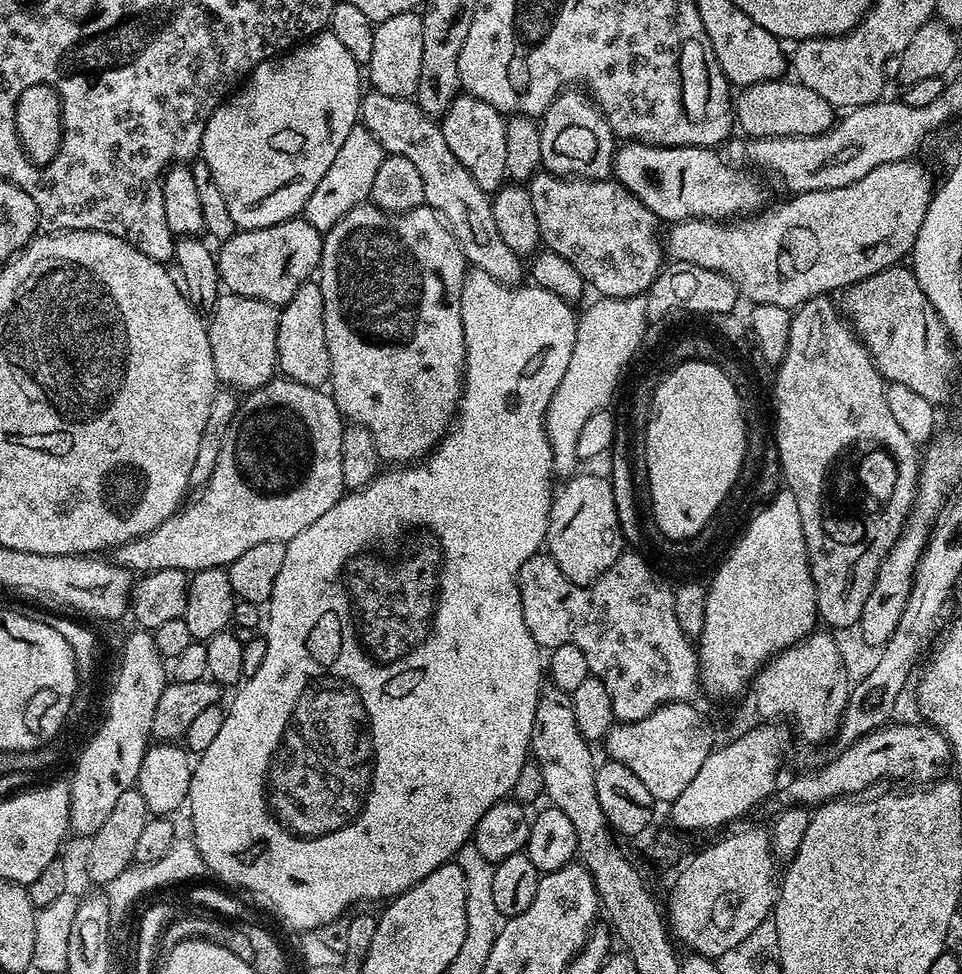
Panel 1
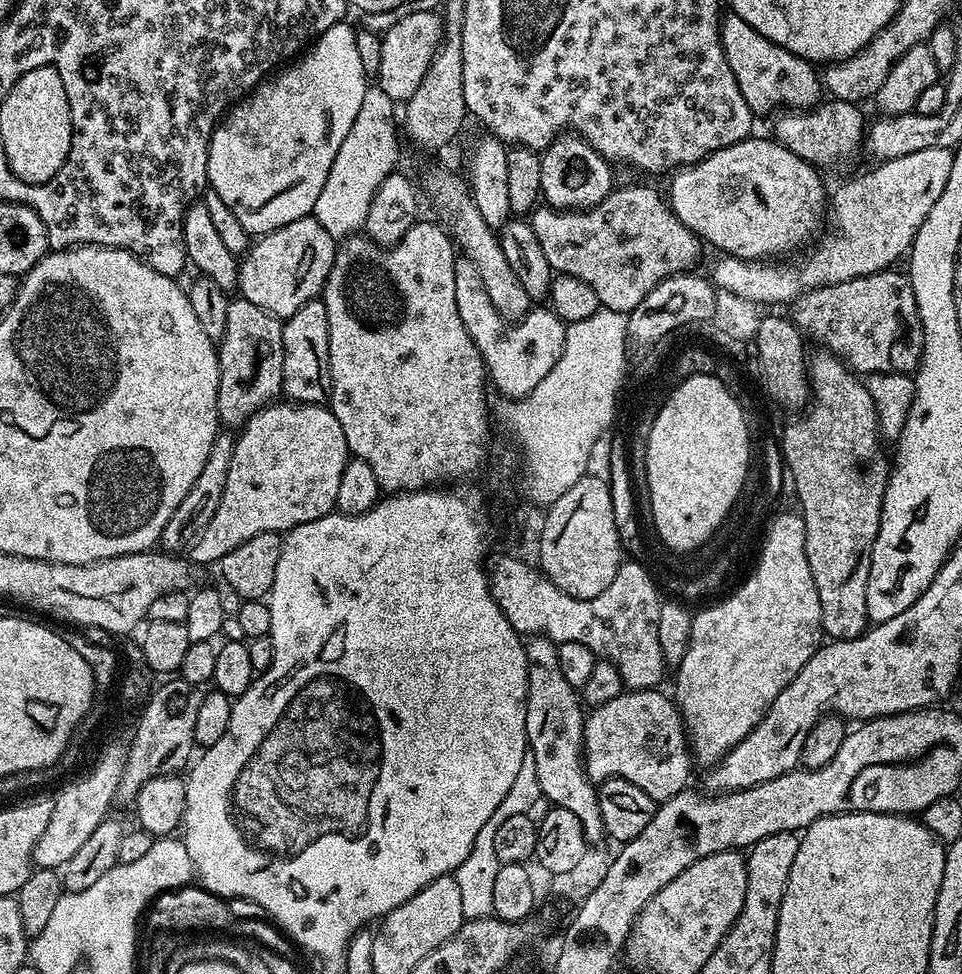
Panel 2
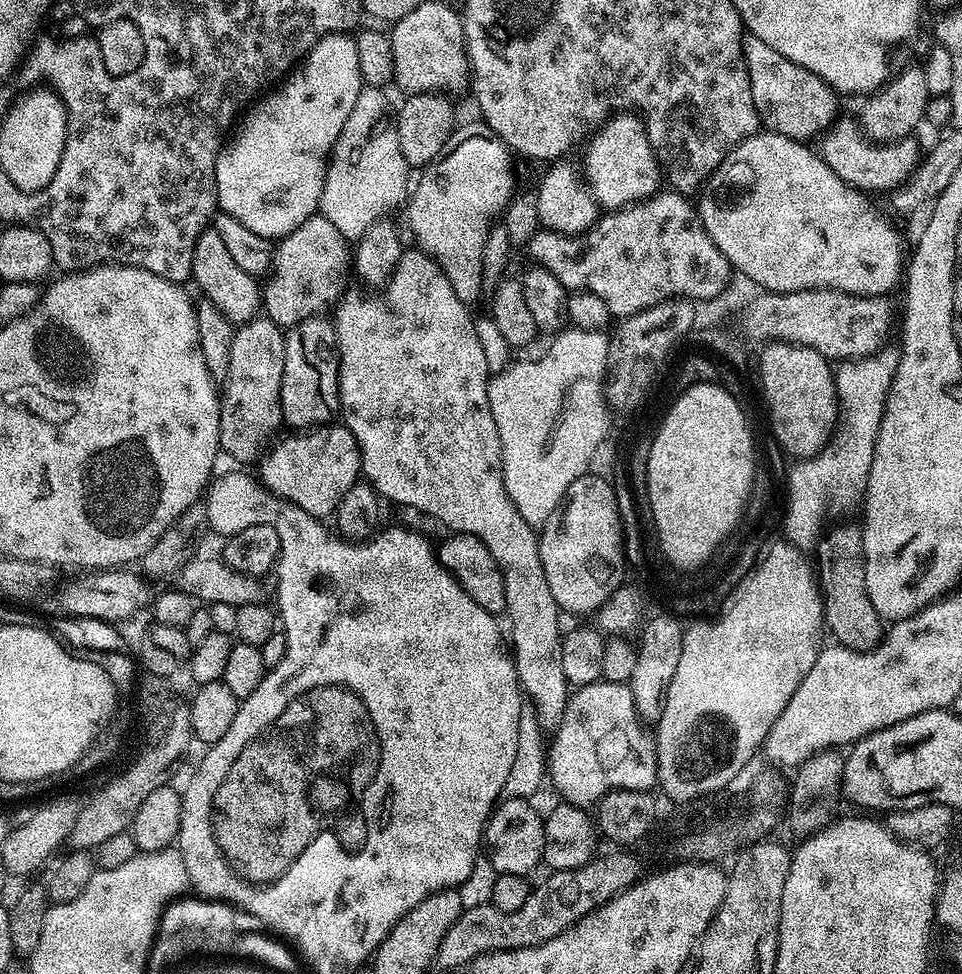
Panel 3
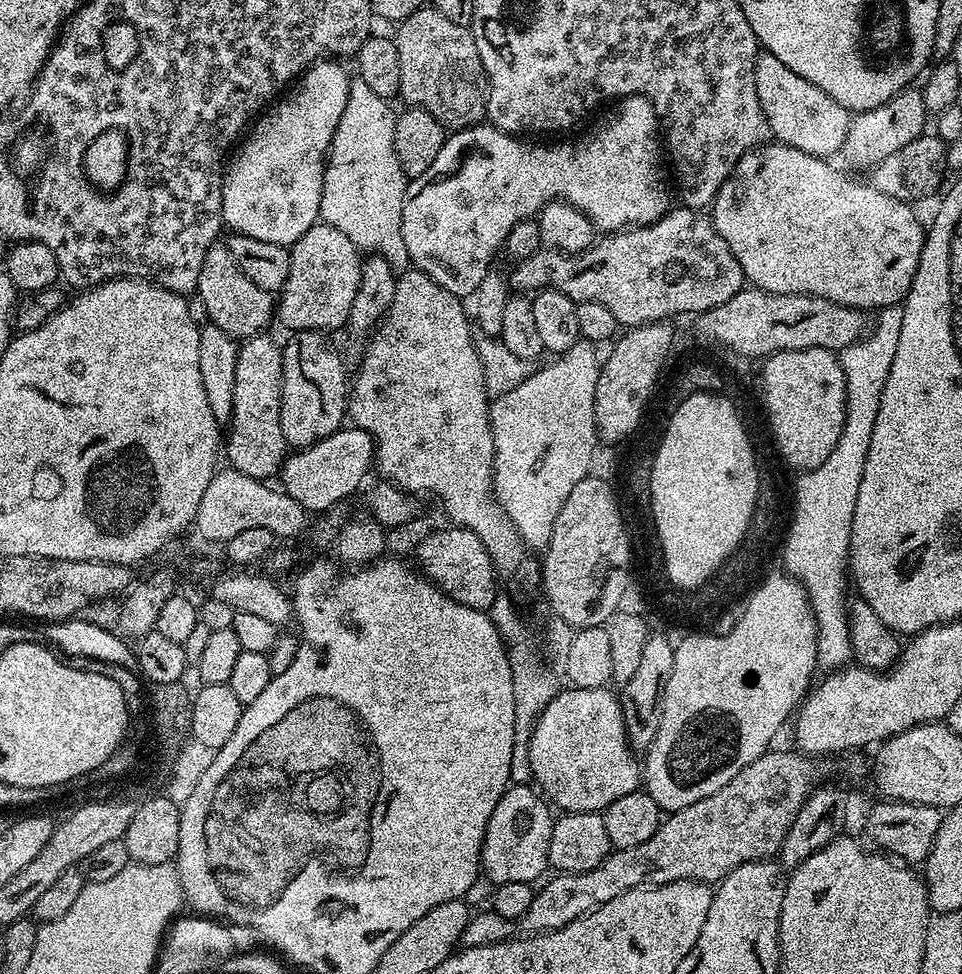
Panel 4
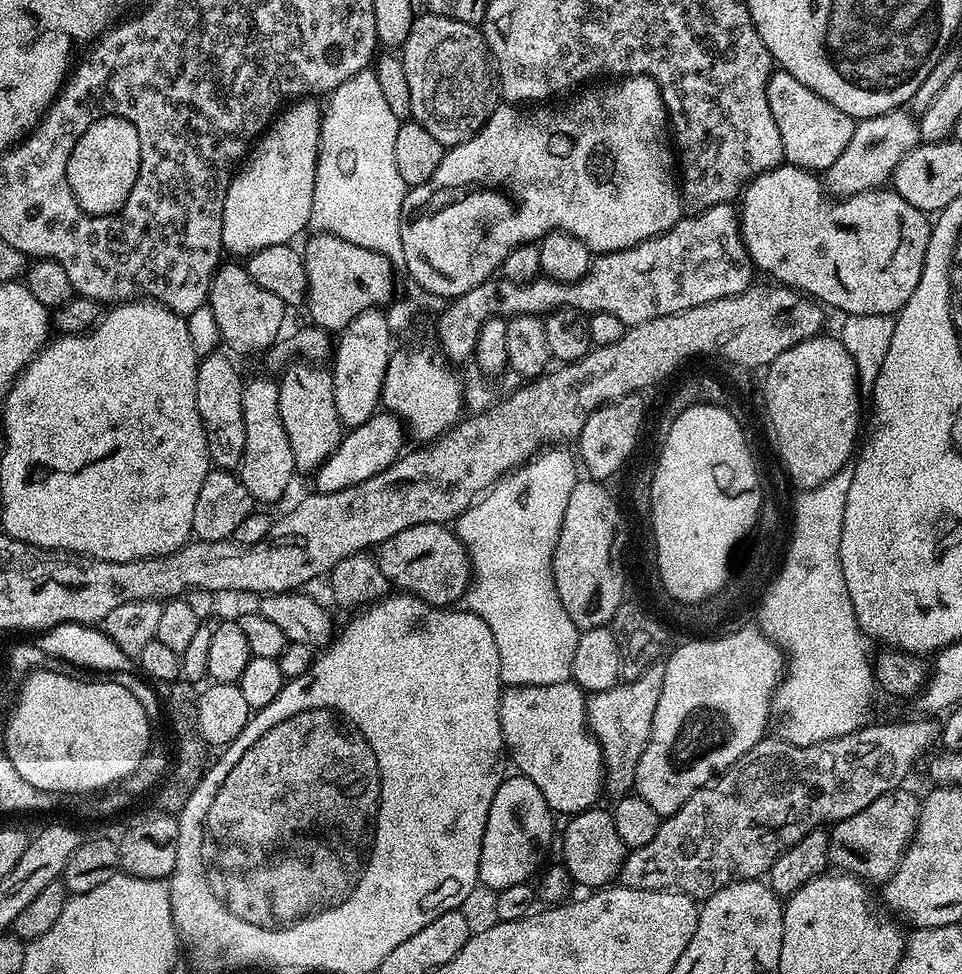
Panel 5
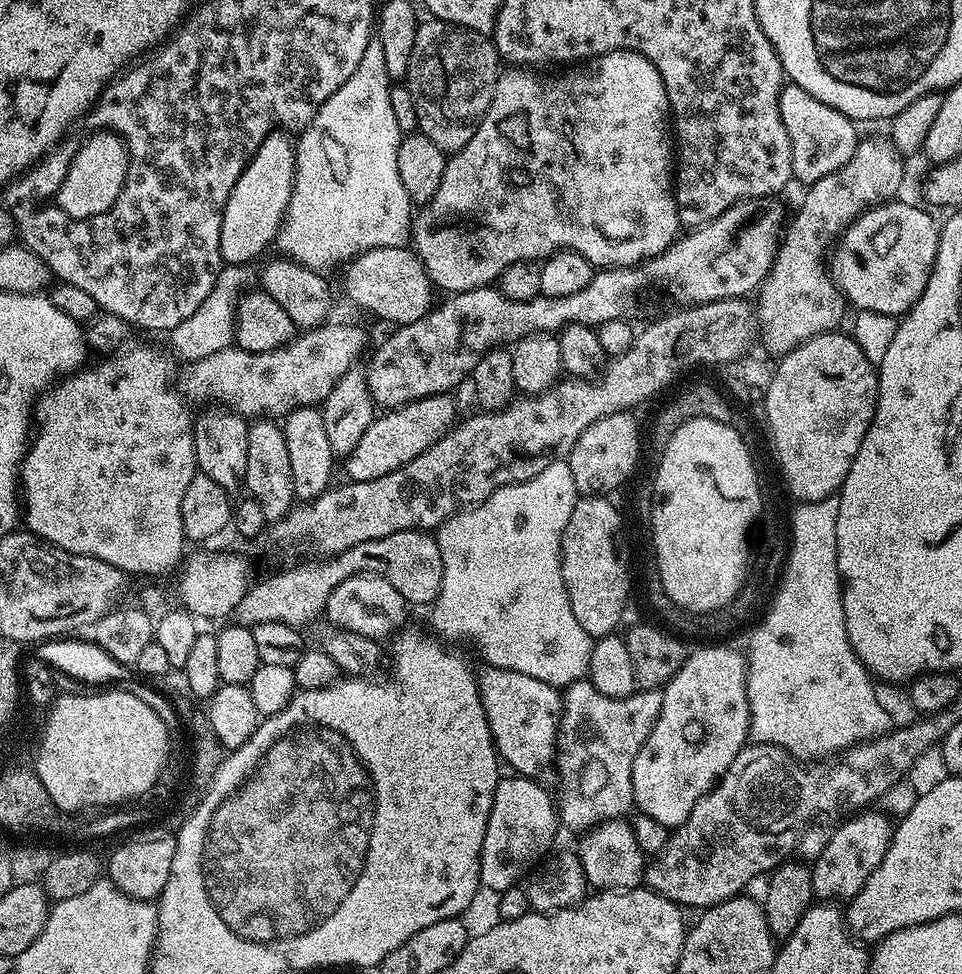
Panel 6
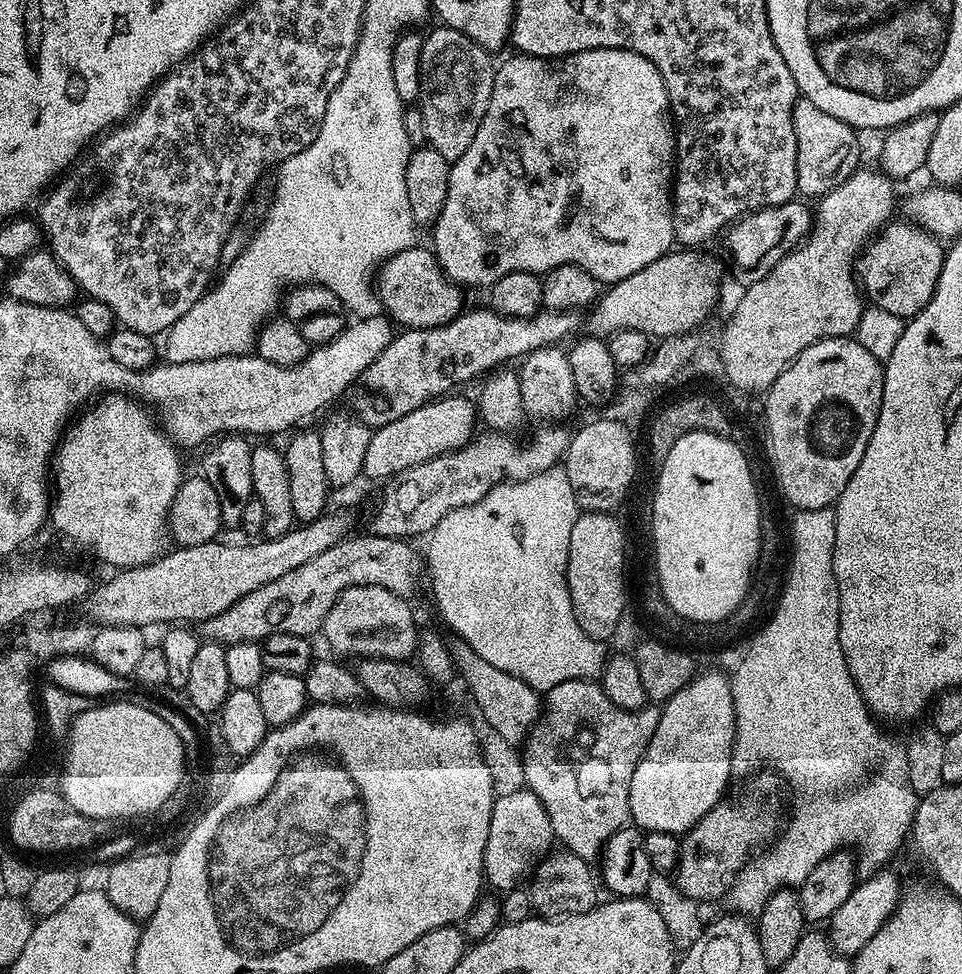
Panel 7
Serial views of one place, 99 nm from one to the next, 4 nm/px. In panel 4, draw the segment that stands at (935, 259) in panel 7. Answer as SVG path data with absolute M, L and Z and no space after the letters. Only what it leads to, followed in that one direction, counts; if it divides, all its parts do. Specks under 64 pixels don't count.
M779 142L762 144L736 163L734 170L726 178L726 182L718 190L714 202L710 206L710 219L712 225L722 234L726 246L734 258L738 258L738 266L742 266L744 279L753 288L761 288L764 292L774 294L798 294L799 296L817 296L826 298L830 302L838 302L847 308L861 310L879 310L888 308L891 304L900 304L907 296L910 286L914 282L914 274L918 270L920 255L924 249L926 235L925 225L920 225L913 205L908 200L890 198L890 194L882 194L882 190L872 187L871 183L855 184L848 176L843 176L838 169L825 157L806 154L802 150L794 150L794 146L786 146Z

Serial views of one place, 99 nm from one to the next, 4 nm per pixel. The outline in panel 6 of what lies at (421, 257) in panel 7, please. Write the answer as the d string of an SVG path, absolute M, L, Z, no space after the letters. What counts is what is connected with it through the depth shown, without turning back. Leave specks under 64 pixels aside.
M411 247L375 248L349 260L342 272L349 302L380 320L389 320L392 326L418 322L433 307L432 279Z

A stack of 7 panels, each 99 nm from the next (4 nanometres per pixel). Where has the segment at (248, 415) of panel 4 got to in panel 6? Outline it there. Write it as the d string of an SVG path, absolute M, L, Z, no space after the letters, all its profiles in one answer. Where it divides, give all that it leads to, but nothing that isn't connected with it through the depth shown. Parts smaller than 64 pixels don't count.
M256 418L249 423L246 438L246 470L242 477L243 487L248 487L247 495L262 506L269 522L287 516L294 507L294 478L290 474L290 450L286 450L283 427L272 418Z

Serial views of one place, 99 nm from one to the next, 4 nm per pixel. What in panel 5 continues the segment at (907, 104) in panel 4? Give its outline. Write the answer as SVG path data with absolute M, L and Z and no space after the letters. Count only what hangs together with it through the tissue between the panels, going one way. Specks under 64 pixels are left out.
M908 110L883 112L865 120L856 121L854 135L842 155L822 174L822 183L832 198L843 198L873 192L875 188L883 188L889 183L902 158L910 150L914 150L921 143L920 126L917 117Z

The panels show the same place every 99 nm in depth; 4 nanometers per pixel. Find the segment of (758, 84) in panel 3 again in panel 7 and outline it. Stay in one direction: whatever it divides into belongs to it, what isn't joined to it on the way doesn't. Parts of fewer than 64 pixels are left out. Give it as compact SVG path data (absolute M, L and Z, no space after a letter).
M803 98L797 99L792 117L794 138L798 142L796 191L804 198L825 196L830 190L846 182L846 178L850 178L850 174L861 163L860 144L856 141L857 129L834 118L834 114L826 114L826 110Z

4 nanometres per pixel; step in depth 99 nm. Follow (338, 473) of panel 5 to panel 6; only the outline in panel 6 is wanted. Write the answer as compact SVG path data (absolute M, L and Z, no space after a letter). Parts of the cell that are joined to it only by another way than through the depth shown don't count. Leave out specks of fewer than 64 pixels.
M448 394L427 396L404 404L400 408L384 410L373 419L366 434L362 434L358 446L347 453L344 468L348 471L347 479L351 482L374 482L374 478L382 478L382 474L390 474L402 466L406 466L418 454L430 450L434 442L438 442L457 423L456 404Z

